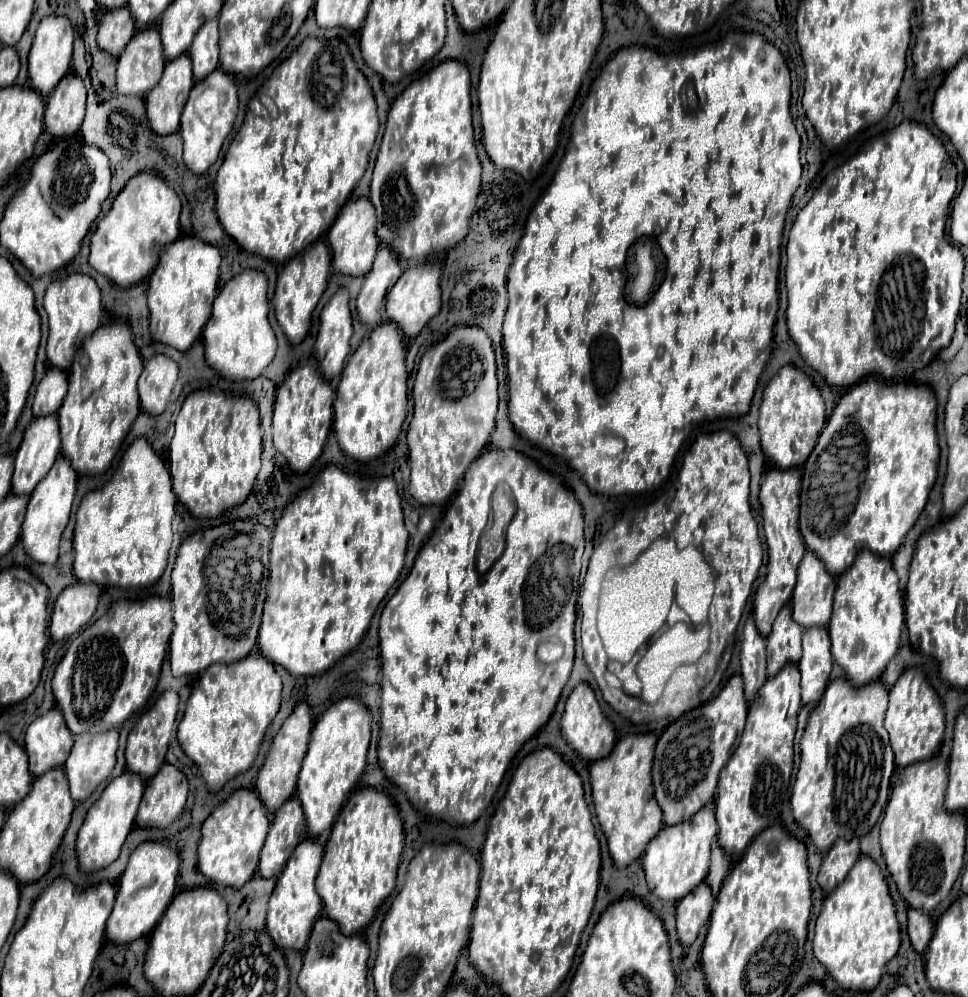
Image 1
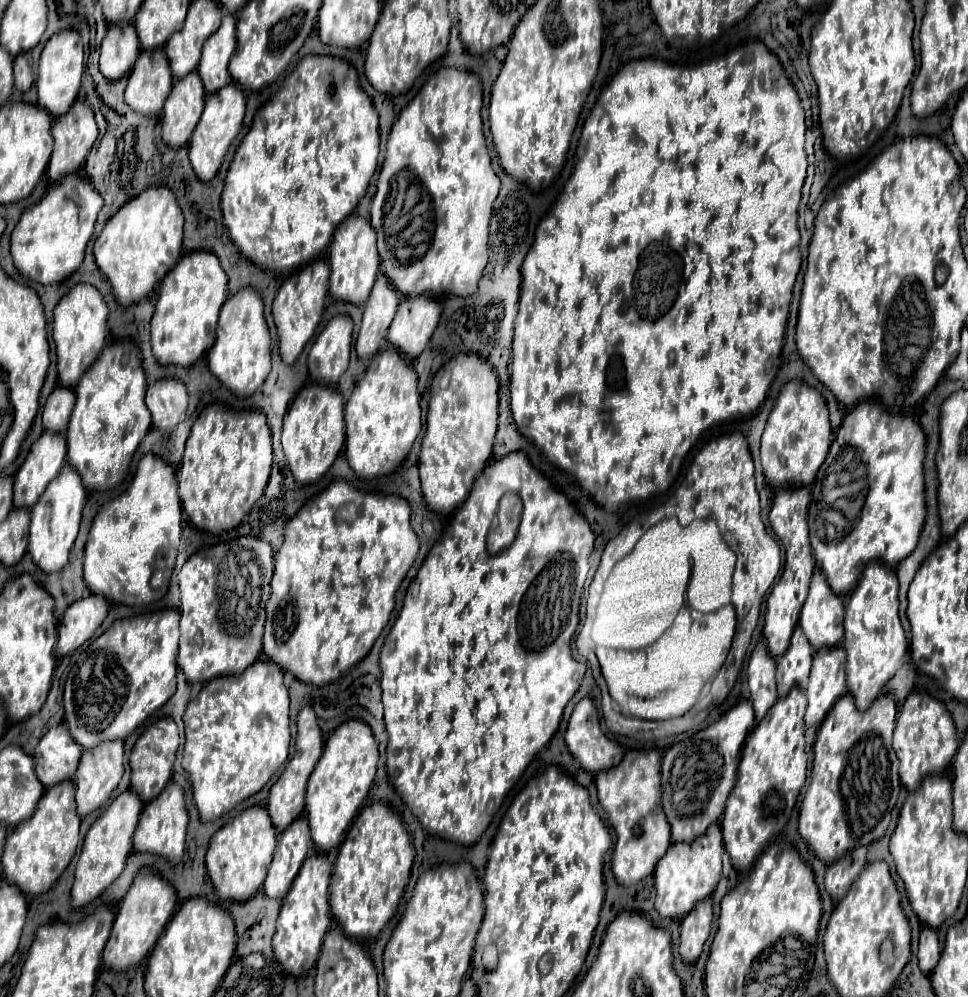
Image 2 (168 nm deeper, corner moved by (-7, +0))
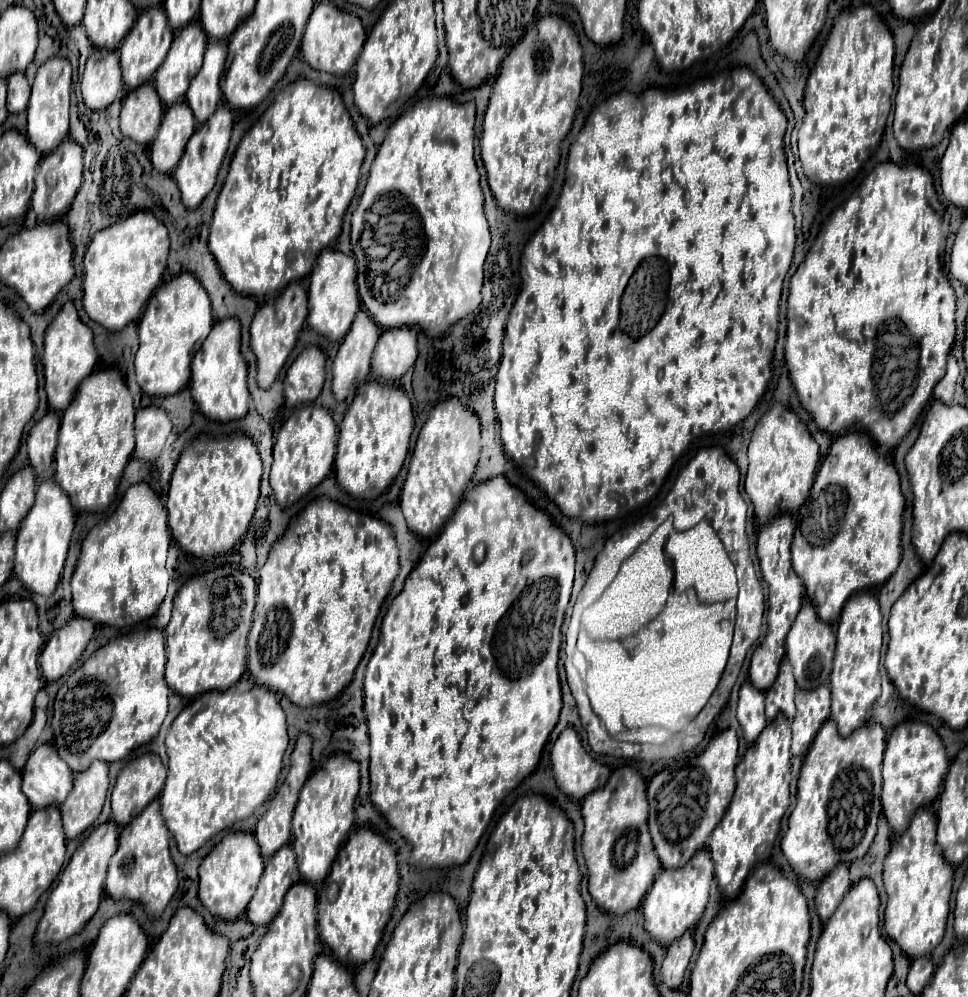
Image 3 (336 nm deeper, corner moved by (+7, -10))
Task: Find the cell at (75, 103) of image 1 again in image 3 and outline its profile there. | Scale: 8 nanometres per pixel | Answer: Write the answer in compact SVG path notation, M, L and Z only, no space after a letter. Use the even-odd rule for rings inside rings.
M72 138L64 140L64 144L60 144L60 148L56 148L56 152L52 152L52 156L40 158L40 164L36 170L36 186L34 186L34 194L32 194L32 210L38 214L40 222L60 220L62 214L70 208L70 204L82 184L82 158L84 158L84 150Z

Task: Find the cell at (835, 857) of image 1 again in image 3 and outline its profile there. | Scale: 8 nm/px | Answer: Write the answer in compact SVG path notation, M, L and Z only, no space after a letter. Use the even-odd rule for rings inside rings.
M838 864L818 884L816 910L818 910L820 918L822 918L822 922L826 922L836 912L836 908L840 906L840 900L844 898L848 888L852 886L852 882L848 878L848 868L850 868L850 864Z

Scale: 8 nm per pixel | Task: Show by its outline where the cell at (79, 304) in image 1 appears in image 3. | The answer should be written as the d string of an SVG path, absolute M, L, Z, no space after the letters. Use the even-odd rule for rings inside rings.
M66 302L64 308L58 312L58 316L46 328L44 354L42 354L48 404L54 412L62 412L64 408L68 408L78 384L94 370L96 360L98 360L98 354L92 342L92 330L80 320L76 306L72 302Z

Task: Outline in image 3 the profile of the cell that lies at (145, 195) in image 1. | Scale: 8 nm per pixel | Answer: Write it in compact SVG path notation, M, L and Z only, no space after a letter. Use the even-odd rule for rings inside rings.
M134 212L128 220L116 222L94 234L86 256L84 256L84 308L88 316L102 324L110 332L122 330L128 322L136 322L148 302L148 298L158 288L162 274L166 270L168 258L168 230L156 220L152 212Z

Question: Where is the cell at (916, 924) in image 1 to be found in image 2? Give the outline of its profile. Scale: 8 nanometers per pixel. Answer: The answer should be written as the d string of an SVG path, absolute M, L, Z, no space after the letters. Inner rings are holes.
M924 926L922 928L922 934L920 934L920 948L918 948L920 970L924 974L930 974L934 970L934 966L938 964L940 954L942 954L942 948L940 948L940 942L938 942L936 932L932 928Z

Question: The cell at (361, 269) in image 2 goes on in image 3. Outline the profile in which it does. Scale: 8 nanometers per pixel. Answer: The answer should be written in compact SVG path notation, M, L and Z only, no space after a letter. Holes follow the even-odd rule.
M324 248L316 258L316 268L310 276L310 312L308 324L328 336L330 340L340 340L346 336L356 312L360 310L360 296L356 296L356 258L334 248Z

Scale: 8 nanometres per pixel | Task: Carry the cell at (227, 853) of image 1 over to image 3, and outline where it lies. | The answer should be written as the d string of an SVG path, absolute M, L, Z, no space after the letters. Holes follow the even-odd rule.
M250 832L226 834L220 840L220 844L216 844L208 852L208 856L202 860L198 868L200 878L198 900L210 914L222 920L236 920L246 910L250 898L254 896L262 870L264 870L264 858L260 856L260 848L256 848L254 834Z

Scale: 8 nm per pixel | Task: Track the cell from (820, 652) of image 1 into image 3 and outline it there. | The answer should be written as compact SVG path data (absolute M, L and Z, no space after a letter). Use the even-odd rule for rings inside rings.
M822 684L814 690L796 692L796 716L792 722L792 754L806 754L816 732L830 718L830 688Z

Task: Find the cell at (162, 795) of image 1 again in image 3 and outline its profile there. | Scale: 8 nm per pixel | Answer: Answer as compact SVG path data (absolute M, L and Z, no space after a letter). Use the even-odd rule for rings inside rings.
M154 800L144 808L140 816L136 816L130 824L120 830L118 850L110 860L108 878L106 878L106 892L114 898L132 898L146 906L146 912L158 918L170 898L178 888L176 866L170 856L170 836L168 828L164 828L164 818L160 816L160 804Z

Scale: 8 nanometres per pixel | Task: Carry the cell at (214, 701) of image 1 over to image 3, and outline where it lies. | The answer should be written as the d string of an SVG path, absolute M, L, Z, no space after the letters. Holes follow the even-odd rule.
M240 680L224 692L206 692L188 704L176 716L166 736L168 778L160 796L160 812L168 830L174 834L178 850L182 854L192 854L214 834L252 816L252 812L264 804L276 788L286 746L286 716L276 694L260 684L254 684L252 680Z

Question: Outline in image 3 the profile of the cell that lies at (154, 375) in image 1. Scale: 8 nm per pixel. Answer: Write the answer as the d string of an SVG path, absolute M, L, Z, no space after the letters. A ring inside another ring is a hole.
M146 406L136 412L136 450L134 456L142 460L156 460L164 448L172 420L168 410Z

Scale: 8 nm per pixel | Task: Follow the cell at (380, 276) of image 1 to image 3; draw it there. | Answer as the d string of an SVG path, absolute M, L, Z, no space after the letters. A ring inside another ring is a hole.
M364 308L356 314L348 336L340 344L340 350L332 364L332 390L338 402L346 400L370 374L370 356L378 342L380 328L368 320L368 312Z

